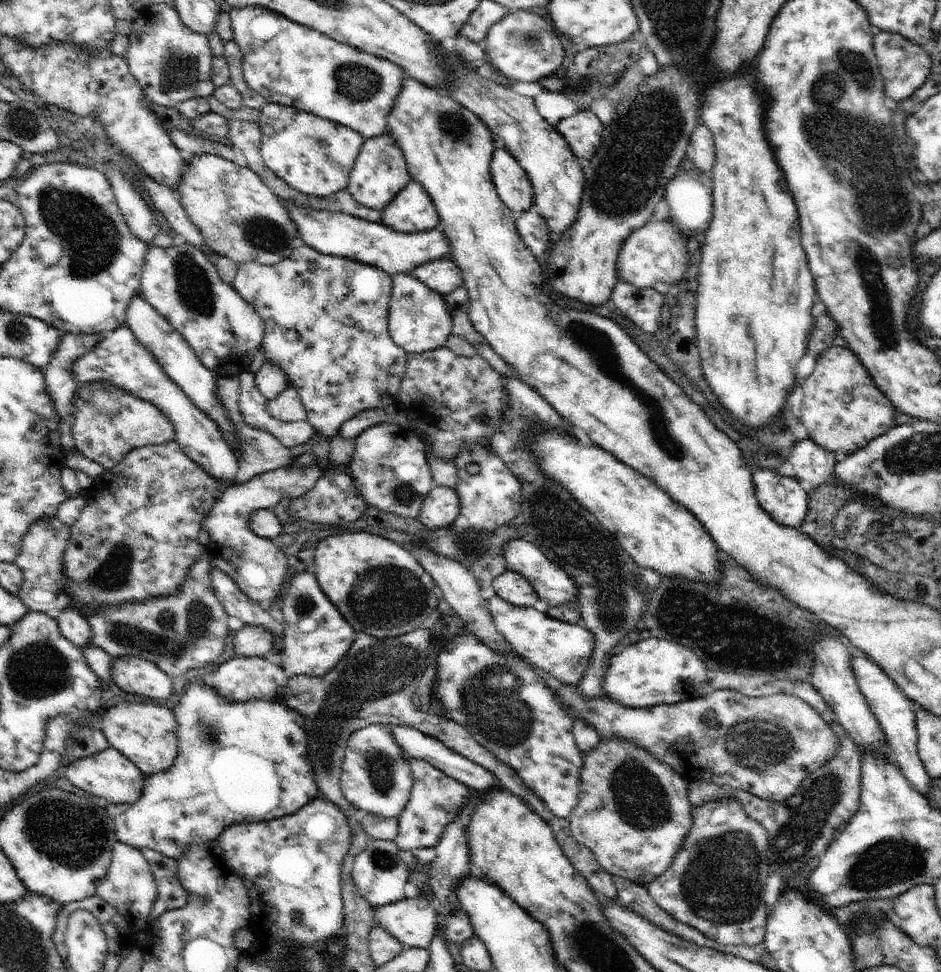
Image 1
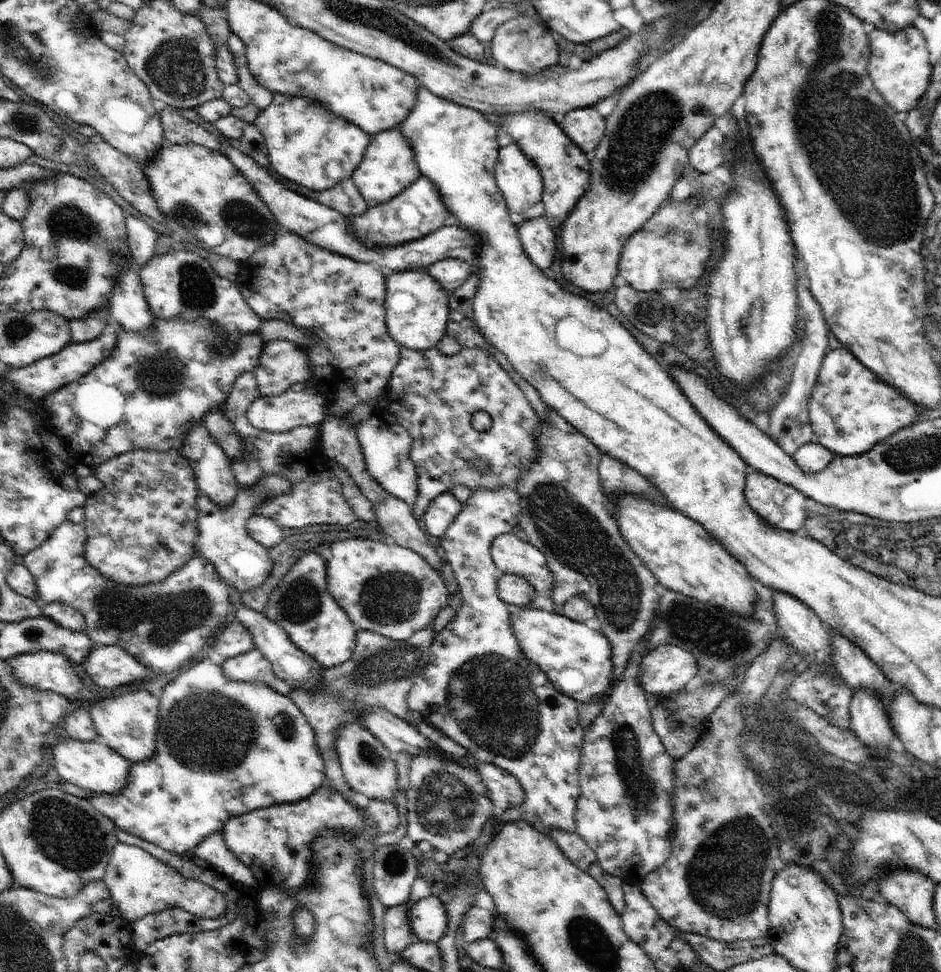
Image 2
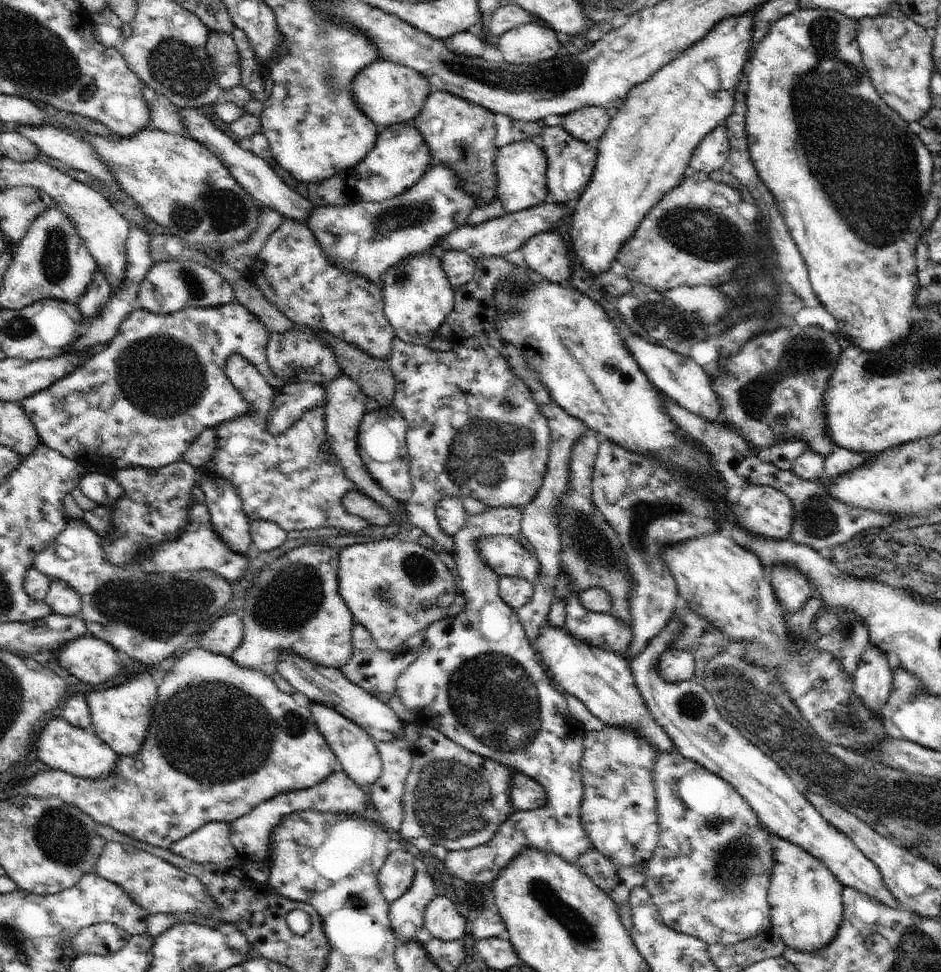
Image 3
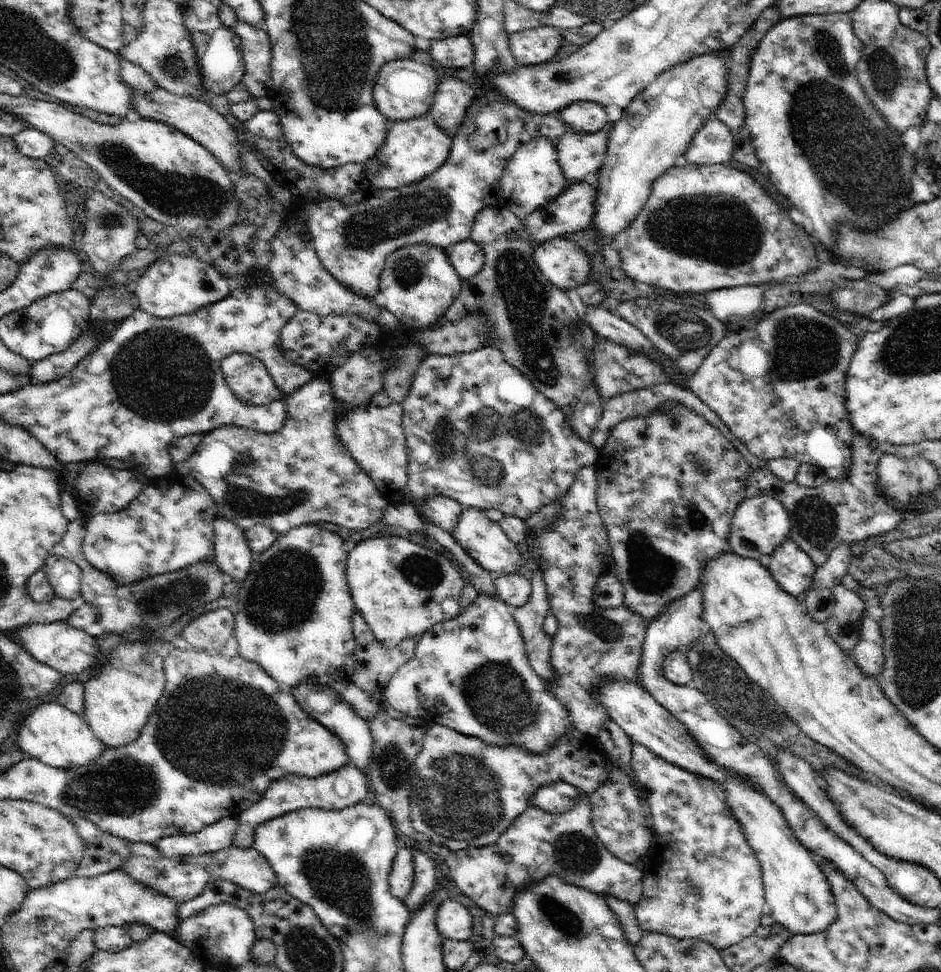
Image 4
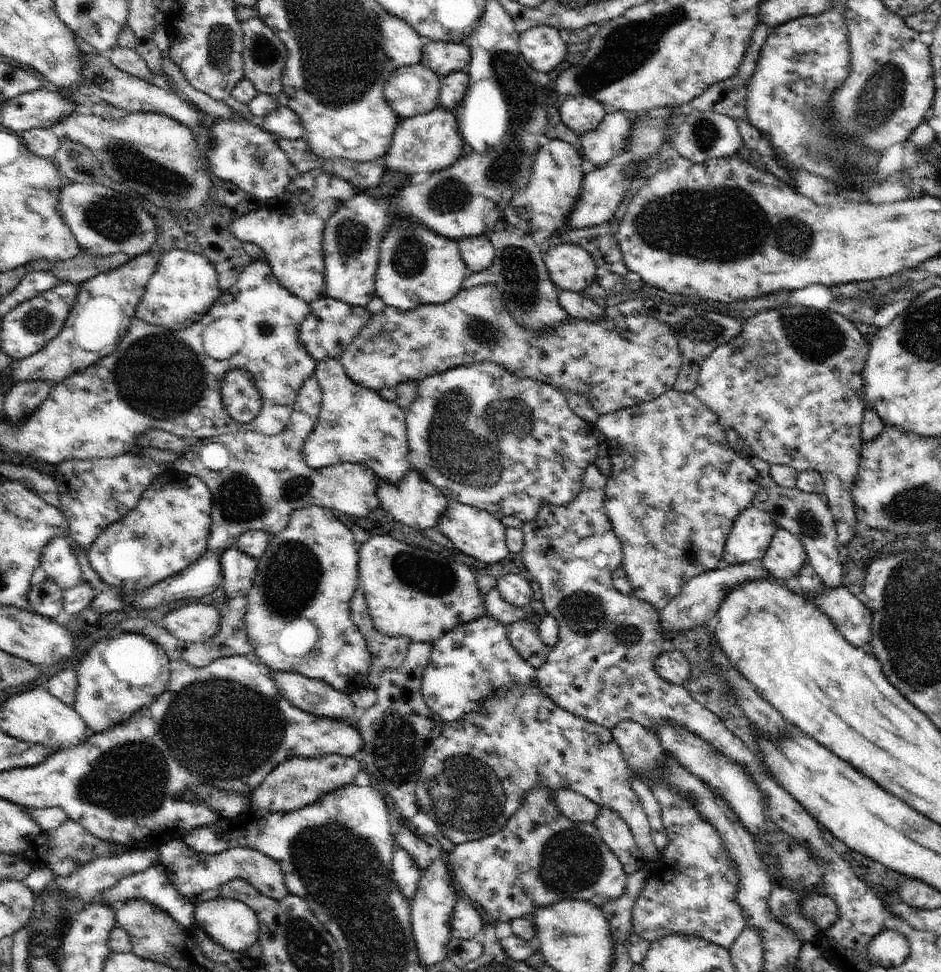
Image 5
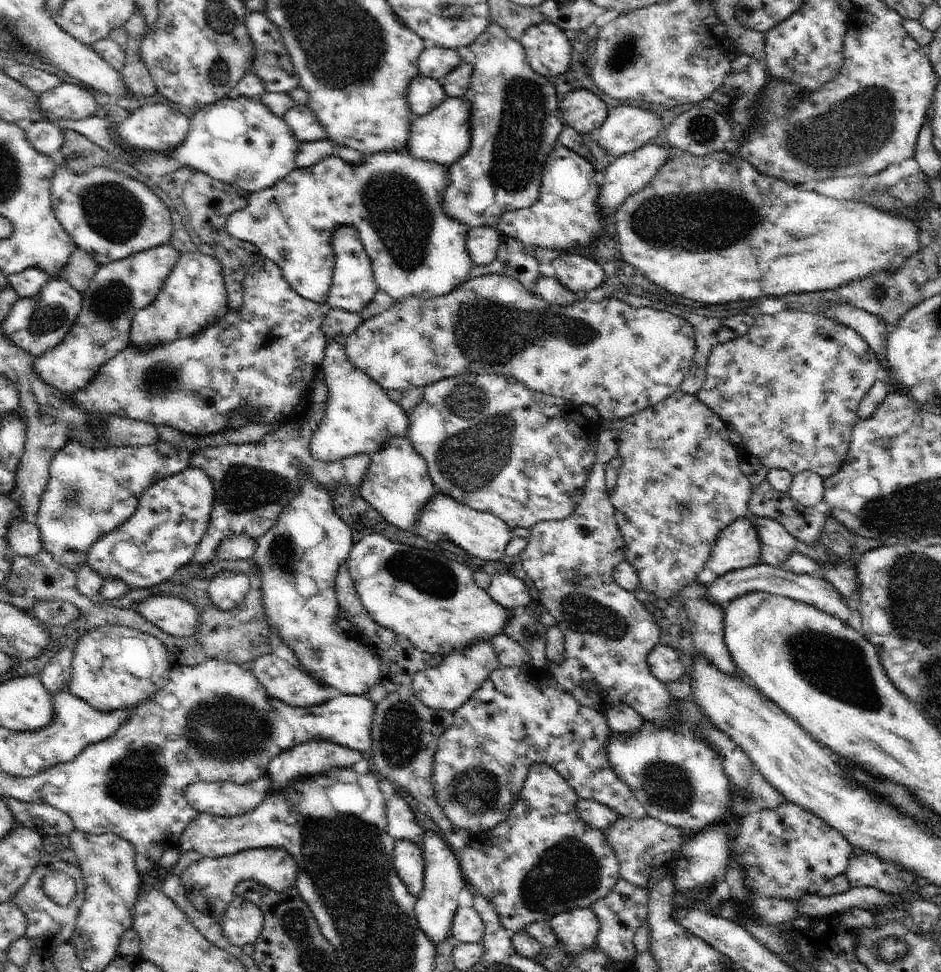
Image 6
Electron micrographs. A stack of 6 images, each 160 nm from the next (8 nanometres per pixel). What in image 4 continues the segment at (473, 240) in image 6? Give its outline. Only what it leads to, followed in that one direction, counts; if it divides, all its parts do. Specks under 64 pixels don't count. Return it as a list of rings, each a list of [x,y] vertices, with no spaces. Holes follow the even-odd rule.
[[[469,238],[465,241],[449,246],[446,250],[455,271],[463,280],[478,274],[484,266],[484,252],[482,246]]]

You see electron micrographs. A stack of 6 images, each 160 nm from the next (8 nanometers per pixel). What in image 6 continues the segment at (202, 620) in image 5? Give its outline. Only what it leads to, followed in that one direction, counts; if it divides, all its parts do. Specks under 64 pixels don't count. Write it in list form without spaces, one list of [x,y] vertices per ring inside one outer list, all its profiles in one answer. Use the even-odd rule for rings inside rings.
[[[148,596],[132,608],[148,622],[175,637],[187,637],[198,626],[199,609],[174,596]]]

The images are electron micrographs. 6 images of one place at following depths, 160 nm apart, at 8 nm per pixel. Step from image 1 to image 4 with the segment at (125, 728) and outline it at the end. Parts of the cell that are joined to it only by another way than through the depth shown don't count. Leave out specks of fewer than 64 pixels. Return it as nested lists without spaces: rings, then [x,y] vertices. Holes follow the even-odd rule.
[[[146,642],[122,643],[108,651],[109,662],[102,666],[101,673],[83,684],[85,694],[85,709],[83,718],[92,732],[105,746],[119,747],[134,742],[140,731],[148,722],[149,716],[156,710],[157,702],[165,689],[166,677],[163,669],[165,655],[154,650]]]

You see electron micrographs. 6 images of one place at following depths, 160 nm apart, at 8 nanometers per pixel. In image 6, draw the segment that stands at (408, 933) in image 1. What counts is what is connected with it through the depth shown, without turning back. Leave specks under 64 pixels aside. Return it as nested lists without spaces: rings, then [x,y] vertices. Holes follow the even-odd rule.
[[[474,907],[458,908],[449,932],[456,942],[482,943],[485,922]]]

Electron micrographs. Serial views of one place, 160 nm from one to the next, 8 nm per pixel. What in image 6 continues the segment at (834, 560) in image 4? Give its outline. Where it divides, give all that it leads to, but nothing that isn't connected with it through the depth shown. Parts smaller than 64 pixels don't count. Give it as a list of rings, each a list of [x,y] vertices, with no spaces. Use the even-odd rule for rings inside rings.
[[[784,309],[774,315],[761,314],[756,316],[755,323],[744,336],[718,345],[707,360],[706,380],[704,386],[697,392],[696,396],[715,412],[730,428],[740,433],[743,440],[743,447],[756,460],[762,463],[767,469],[781,468],[788,470],[793,475],[802,471],[812,471],[819,474],[823,479],[834,474],[845,461],[848,447],[851,441],[851,434],[856,424],[858,407],[863,396],[870,390],[870,387],[878,380],[881,364],[876,353],[870,348],[867,340],[858,334],[853,328],[844,326],[838,321],[826,318],[818,310]]]

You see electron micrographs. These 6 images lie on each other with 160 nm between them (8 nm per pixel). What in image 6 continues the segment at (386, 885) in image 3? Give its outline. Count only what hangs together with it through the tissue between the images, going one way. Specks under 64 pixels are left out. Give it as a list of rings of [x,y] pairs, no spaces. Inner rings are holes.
[[[398,839],[393,848],[392,864],[408,892],[419,897],[425,877],[423,850],[414,841]]]

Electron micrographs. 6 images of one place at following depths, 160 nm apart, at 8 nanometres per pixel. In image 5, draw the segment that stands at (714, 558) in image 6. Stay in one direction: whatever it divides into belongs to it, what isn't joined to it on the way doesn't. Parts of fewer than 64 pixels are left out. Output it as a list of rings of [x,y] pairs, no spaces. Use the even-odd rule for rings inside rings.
[[[754,505],[741,512],[725,541],[722,560],[739,565],[761,560],[778,529],[772,517]]]

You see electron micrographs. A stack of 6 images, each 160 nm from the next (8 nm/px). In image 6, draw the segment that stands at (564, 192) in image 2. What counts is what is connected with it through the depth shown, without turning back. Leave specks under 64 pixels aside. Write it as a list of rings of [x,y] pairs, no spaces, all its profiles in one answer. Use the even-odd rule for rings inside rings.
[[[621,103],[609,110],[604,124],[595,133],[597,141],[617,157],[634,152],[662,131],[663,119],[658,113]]]

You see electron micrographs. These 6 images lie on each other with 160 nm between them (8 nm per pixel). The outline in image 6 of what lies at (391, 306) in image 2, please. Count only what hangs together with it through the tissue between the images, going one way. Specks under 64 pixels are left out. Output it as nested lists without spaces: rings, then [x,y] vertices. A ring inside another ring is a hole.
[[[406,149],[365,155],[358,164],[350,164],[339,156],[327,156],[309,167],[296,167],[276,184],[250,193],[248,204],[228,217],[226,230],[237,239],[255,244],[263,258],[273,260],[282,269],[288,284],[308,300],[325,301],[335,269],[333,234],[348,225],[357,232],[369,256],[379,290],[396,301],[409,296],[441,297],[466,282],[474,267],[467,249],[471,228],[452,218],[443,207],[446,189],[451,183],[449,168],[414,158]]]

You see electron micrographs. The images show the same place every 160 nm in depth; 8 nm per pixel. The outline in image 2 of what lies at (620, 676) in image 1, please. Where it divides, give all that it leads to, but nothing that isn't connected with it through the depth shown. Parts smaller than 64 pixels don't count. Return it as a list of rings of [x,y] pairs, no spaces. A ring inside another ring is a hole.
[[[666,645],[644,655],[639,677],[648,696],[670,696],[690,687],[697,680],[697,670],[697,660],[691,652]]]

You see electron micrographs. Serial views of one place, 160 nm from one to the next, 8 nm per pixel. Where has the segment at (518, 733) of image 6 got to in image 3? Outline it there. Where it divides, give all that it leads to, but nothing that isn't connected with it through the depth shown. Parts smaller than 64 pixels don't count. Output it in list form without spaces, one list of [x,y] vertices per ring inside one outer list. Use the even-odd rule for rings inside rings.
[[[423,726],[416,741],[413,763],[404,785],[404,818],[400,834],[404,841],[426,836],[434,844],[441,844],[450,851],[471,849],[486,844],[498,831],[501,824],[516,812],[510,793],[516,771],[507,764],[486,758],[450,740],[437,728]]]

